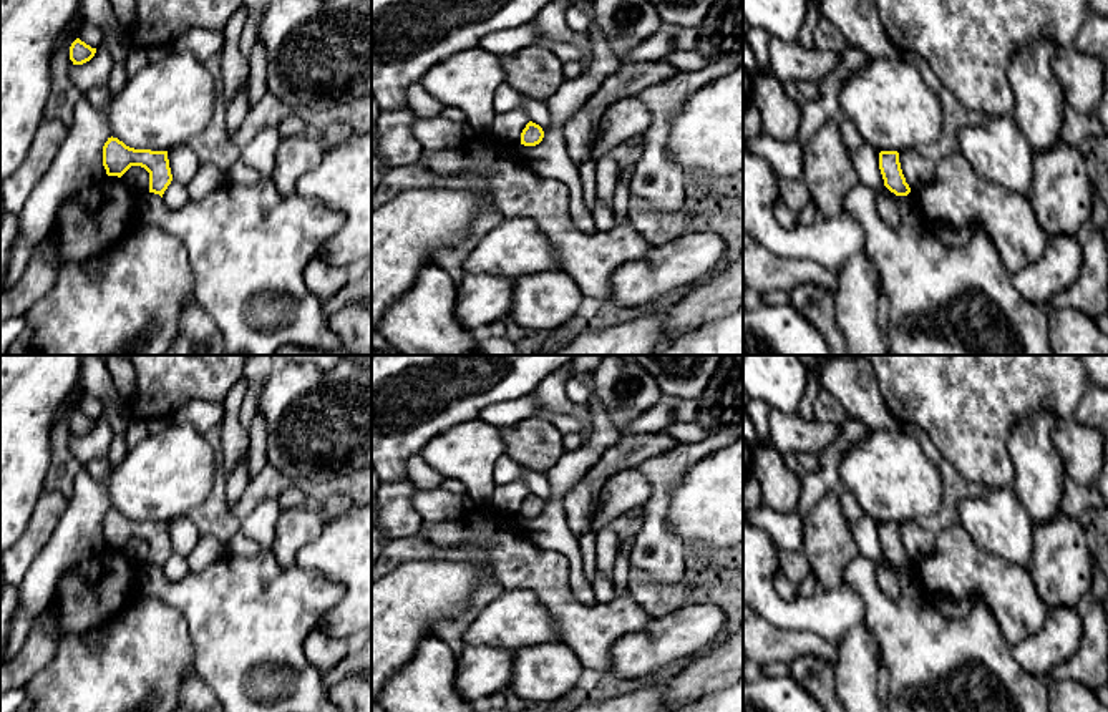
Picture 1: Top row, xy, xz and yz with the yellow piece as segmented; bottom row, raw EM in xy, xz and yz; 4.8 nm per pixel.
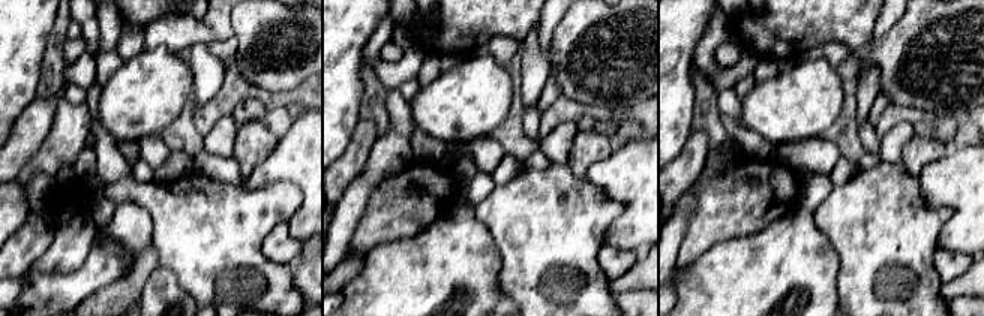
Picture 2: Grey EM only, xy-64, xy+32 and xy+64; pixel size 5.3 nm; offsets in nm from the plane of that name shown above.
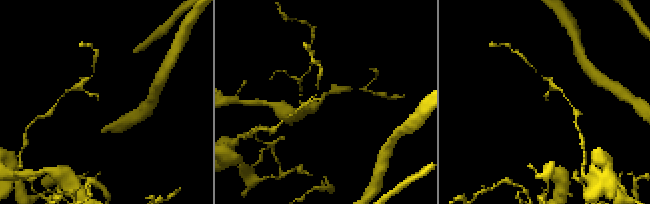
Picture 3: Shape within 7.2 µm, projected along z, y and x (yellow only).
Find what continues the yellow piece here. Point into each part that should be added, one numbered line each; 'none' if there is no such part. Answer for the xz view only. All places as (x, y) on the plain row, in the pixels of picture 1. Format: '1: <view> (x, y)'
none

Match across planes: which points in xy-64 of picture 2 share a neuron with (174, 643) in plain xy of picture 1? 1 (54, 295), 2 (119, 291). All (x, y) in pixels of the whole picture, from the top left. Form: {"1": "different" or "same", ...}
{"1": "same", "2": "different"}

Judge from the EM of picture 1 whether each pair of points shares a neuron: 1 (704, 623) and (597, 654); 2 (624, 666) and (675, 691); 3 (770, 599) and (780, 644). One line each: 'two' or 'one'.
1: two
2: two
3: two

